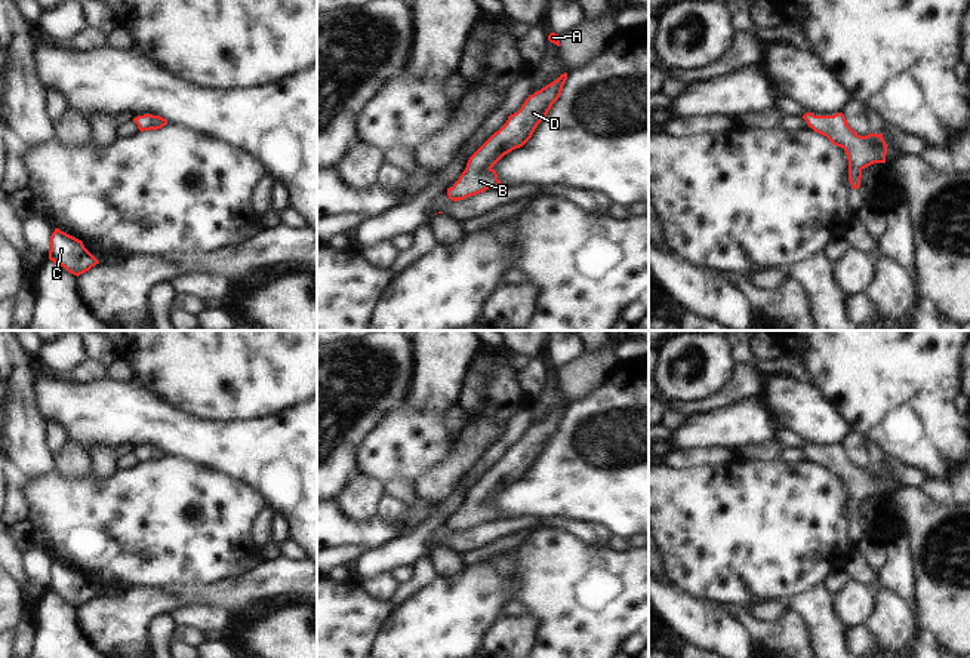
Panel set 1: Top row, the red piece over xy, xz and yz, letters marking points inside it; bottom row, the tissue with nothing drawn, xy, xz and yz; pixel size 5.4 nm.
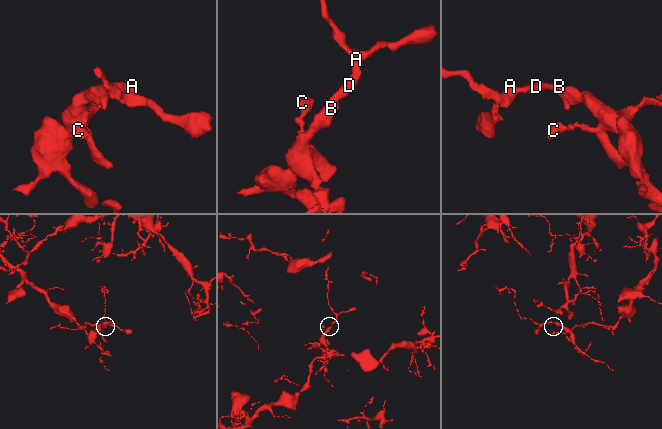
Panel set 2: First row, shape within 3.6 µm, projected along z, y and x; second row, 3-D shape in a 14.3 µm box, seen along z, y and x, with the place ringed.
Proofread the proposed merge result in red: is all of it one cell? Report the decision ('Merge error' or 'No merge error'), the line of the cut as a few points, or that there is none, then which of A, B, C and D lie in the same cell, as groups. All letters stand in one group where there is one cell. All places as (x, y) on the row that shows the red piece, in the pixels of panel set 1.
No merge error. No split. Groups: A B C D.

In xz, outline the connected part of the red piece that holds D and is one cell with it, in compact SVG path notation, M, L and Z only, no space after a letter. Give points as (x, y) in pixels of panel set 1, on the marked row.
M567 73L533 95L529 95L521 108L511 114L506 123L469 157L459 179L447 188L450 200L464 200L489 188L501 187L493 166L505 154L523 147L532 138L538 124L560 98L566 80Z

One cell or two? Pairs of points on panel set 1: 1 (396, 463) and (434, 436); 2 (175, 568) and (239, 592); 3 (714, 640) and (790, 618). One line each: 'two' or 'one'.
1: one
2: two
3: two

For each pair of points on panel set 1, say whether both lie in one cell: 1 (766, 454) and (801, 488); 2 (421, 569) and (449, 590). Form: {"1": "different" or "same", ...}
{"1": "different", "2": "different"}

